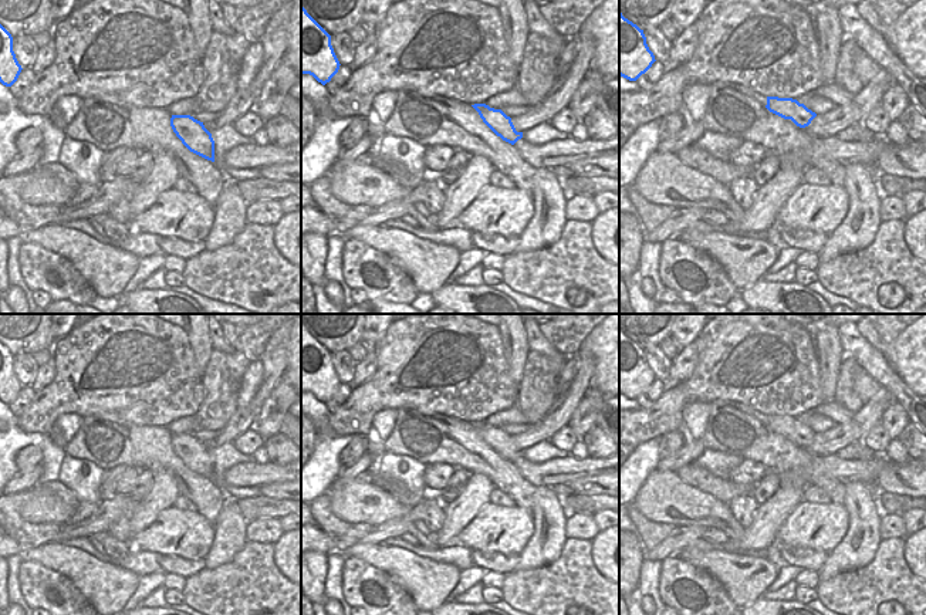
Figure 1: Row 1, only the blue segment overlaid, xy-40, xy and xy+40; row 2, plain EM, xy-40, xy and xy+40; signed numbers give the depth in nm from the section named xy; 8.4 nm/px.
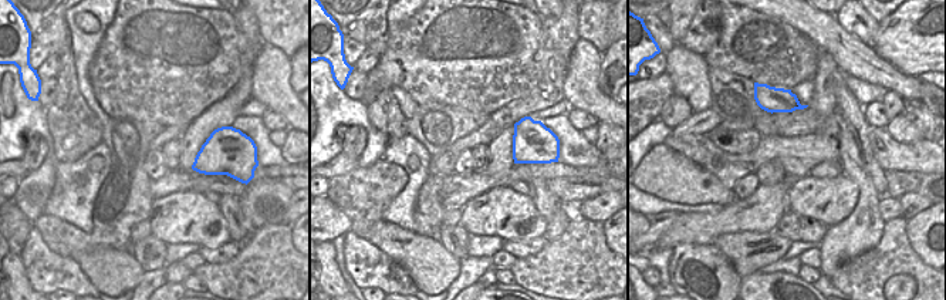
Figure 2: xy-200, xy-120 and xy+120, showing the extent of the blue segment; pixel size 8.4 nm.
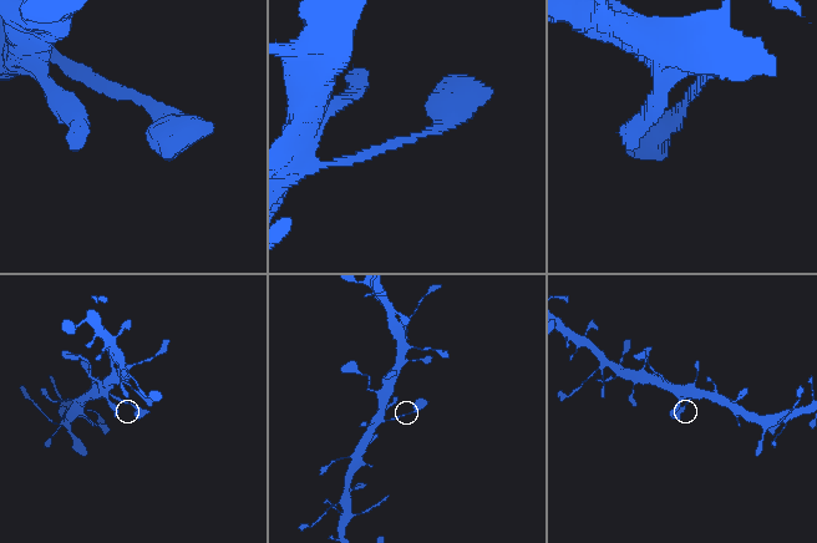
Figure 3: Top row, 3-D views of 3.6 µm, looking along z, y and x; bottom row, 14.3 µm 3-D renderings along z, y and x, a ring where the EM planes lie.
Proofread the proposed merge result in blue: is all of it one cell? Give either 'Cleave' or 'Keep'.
Keep.

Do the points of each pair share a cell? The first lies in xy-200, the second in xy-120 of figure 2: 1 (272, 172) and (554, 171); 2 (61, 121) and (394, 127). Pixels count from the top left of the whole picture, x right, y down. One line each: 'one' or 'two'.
1: one
2: one

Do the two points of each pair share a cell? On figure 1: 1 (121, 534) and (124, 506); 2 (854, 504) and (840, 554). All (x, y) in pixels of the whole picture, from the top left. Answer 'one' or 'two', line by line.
1: two
2: one

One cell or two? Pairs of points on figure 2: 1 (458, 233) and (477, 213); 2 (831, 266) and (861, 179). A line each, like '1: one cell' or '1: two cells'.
1: two cells
2: one cell

